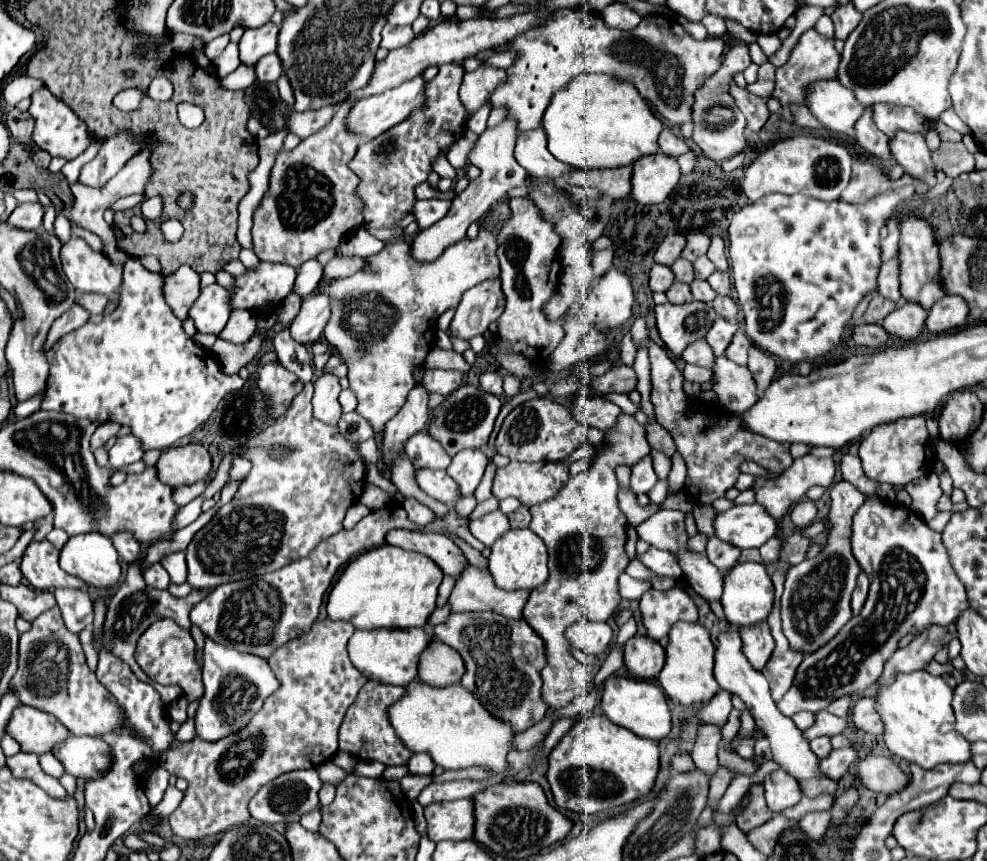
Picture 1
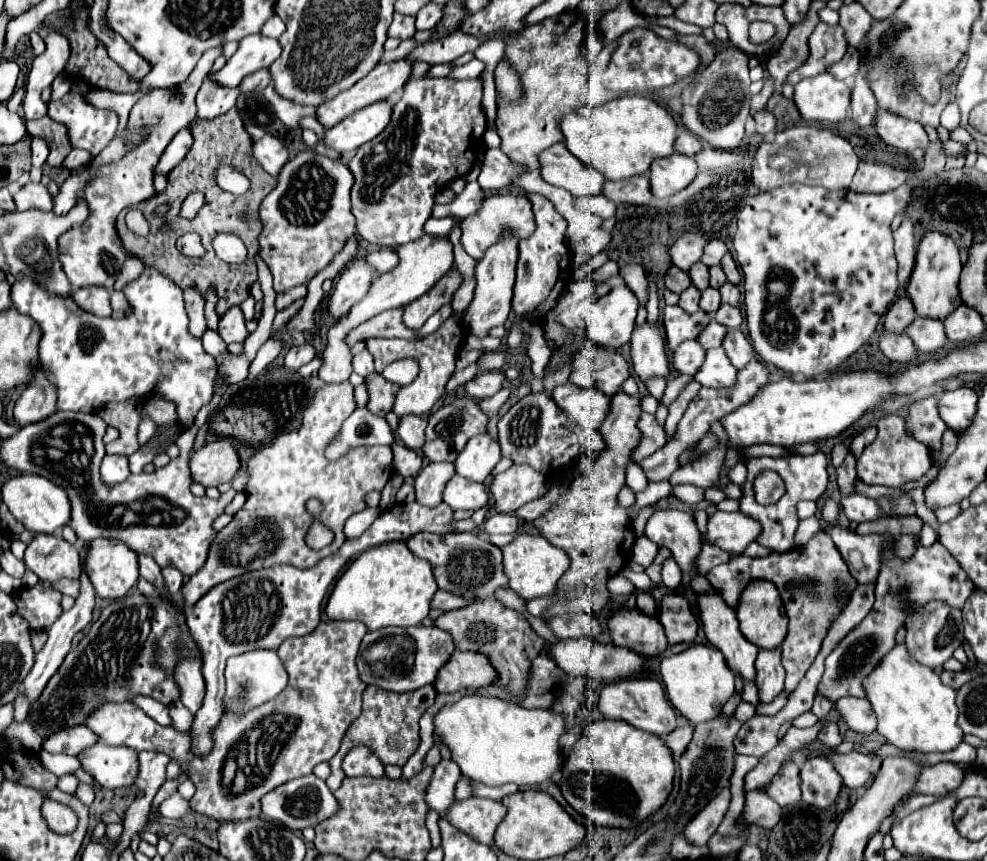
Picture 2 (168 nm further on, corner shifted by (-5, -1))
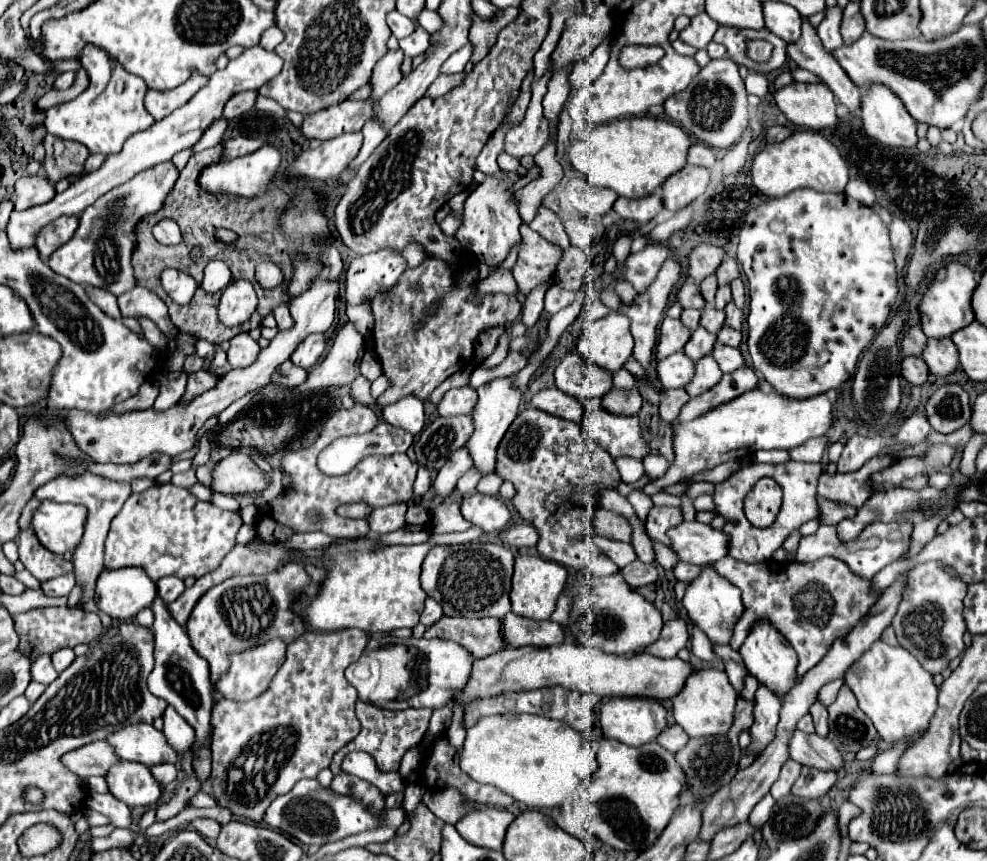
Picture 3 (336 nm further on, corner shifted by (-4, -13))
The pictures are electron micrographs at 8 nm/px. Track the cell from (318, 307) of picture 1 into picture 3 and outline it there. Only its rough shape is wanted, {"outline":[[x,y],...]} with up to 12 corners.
{"outline":[[400,251],[354,257],[346,305],[372,301],[406,267]]}

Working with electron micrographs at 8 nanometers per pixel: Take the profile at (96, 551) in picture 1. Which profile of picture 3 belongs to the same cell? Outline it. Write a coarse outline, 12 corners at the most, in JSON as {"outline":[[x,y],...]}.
{"outline":[[140,567],[104,569],[96,605],[112,619],[150,607],[156,583]]}

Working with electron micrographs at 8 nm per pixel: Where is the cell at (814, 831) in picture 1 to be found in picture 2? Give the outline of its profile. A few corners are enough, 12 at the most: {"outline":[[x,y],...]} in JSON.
{"outline":[[823,757],[801,767],[803,801],[827,809],[841,791],[841,777]]}

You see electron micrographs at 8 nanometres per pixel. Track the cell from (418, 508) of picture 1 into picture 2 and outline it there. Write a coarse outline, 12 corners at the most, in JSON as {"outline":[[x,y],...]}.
{"outline":[[427,463],[415,477],[417,501],[435,507],[455,463]]}

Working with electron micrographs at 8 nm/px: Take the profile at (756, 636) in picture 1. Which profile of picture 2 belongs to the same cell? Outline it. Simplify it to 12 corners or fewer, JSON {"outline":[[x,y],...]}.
{"outline":[[759,651],[759,703],[783,693],[781,651]]}

